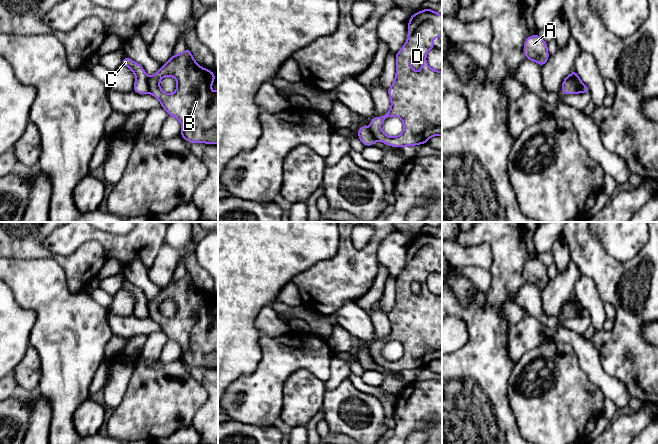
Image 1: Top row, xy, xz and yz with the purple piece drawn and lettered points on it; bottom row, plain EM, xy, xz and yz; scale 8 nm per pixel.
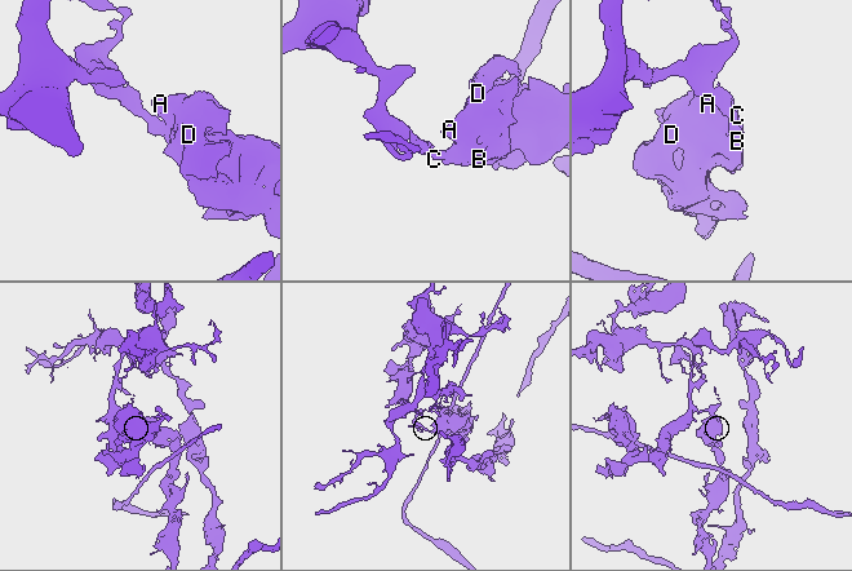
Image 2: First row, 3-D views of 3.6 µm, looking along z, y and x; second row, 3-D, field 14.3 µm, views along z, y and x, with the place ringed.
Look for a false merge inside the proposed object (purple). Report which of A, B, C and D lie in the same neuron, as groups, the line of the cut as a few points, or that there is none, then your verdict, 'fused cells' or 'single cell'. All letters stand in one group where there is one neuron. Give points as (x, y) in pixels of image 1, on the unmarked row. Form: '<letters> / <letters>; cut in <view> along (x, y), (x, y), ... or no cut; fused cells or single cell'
A B D / C; cut in xy along (147, 303), (149, 316); fused cells

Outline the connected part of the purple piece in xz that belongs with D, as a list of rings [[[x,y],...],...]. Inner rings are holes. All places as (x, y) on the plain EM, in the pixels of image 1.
[[[426,232],[410,241],[408,262],[404,270],[396,277],[396,300],[388,313],[391,333],[383,341],[374,341],[370,346],[370,355],[375,364],[392,371],[424,368],[432,360],[442,360],[442,295],[435,295],[426,287],[426,279],[434,272],[434,261],[442,261],[442,239]],[[413,282],[421,284],[421,294],[416,296],[411,291]],[[388,341],[402,343],[403,356],[396,361],[387,360],[381,353],[381,347]]]

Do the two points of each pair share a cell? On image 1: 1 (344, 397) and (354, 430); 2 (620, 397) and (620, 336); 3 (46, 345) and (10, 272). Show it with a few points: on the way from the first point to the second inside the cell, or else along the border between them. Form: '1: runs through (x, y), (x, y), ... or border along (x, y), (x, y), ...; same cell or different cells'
1: runs through (340, 405), (340, 416), (346, 422); same cell
2: border along (601, 366), (607, 373), (619, 379), (631, 396); different cells
3: runs through (46, 327), (46, 308), (28, 290); same cell

